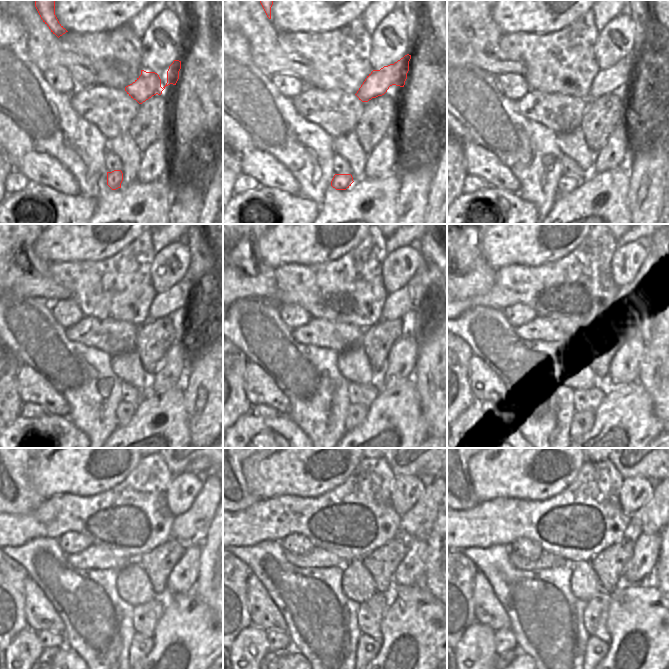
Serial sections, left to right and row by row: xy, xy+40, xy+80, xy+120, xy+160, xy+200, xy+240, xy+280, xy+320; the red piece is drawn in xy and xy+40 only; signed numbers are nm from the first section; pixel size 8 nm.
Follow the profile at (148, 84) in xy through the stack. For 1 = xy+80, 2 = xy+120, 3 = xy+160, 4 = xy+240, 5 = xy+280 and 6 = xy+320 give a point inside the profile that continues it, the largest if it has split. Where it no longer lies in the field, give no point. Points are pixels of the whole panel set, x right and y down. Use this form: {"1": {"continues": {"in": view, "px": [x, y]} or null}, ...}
{"1": {"continues": {"in": "xy+80", "px": [623, 73]}}, "2": {"continues": {"in": "xy+120", "px": [184, 294]}}, "3": {"continues": {"in": "xy+160", "px": [413, 296]}}, "4": {"continues": {"in": "xy+240", "px": [191, 527]}}, "5": {"continues": {"in": "xy+280", "px": [418, 522]}}, "6": {"continues": {"in": "xy+320", "px": [649, 519]}}}

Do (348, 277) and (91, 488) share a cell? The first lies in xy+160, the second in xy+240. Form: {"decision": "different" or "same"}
{"decision": "different"}

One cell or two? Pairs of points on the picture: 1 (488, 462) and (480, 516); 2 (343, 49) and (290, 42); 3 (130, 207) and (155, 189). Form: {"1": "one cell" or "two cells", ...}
{"1": "two cells", "2": "one cell", "3": "one cell"}

